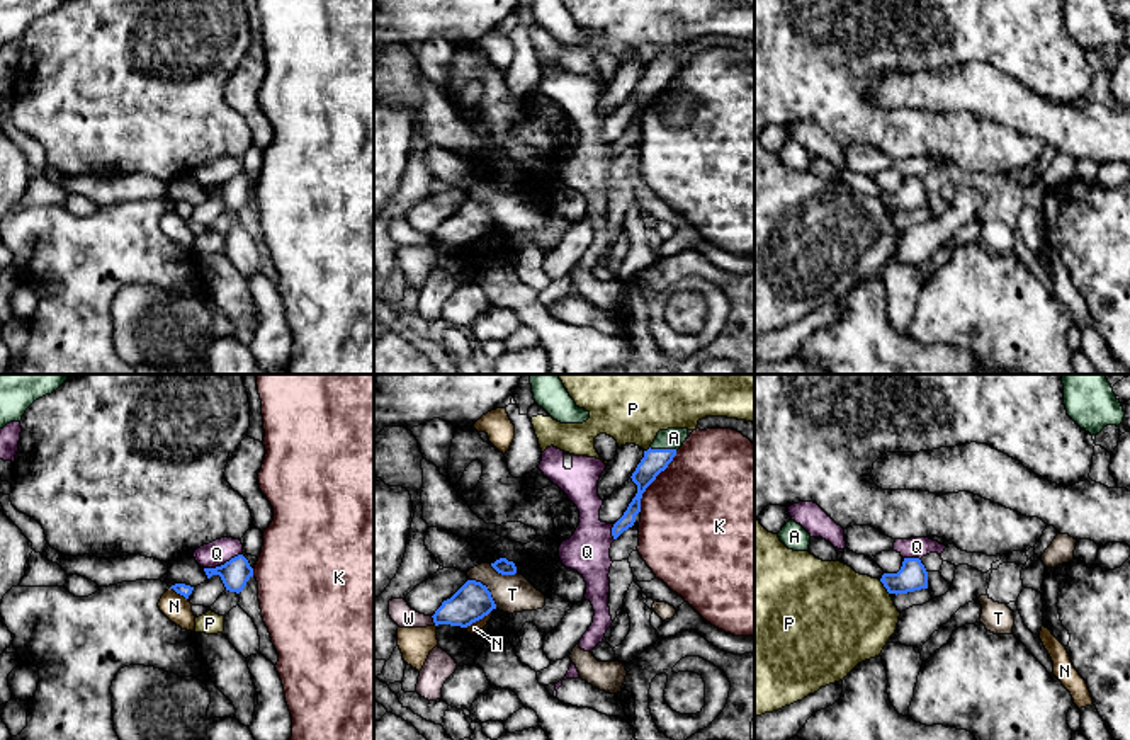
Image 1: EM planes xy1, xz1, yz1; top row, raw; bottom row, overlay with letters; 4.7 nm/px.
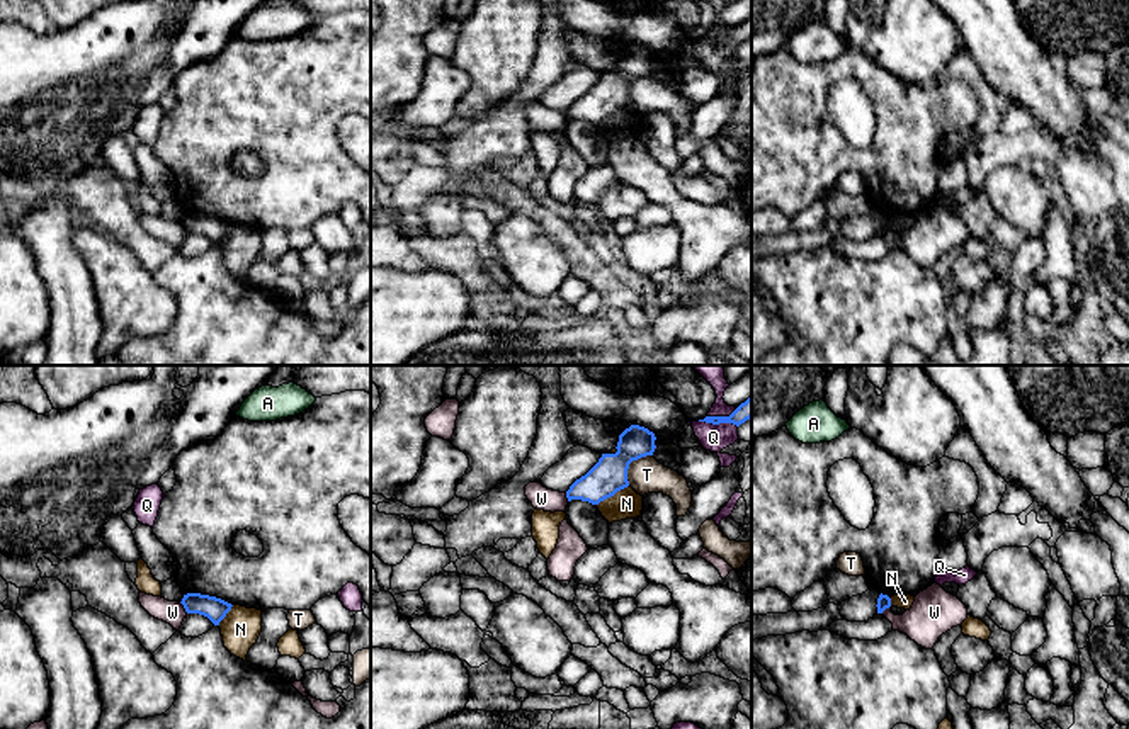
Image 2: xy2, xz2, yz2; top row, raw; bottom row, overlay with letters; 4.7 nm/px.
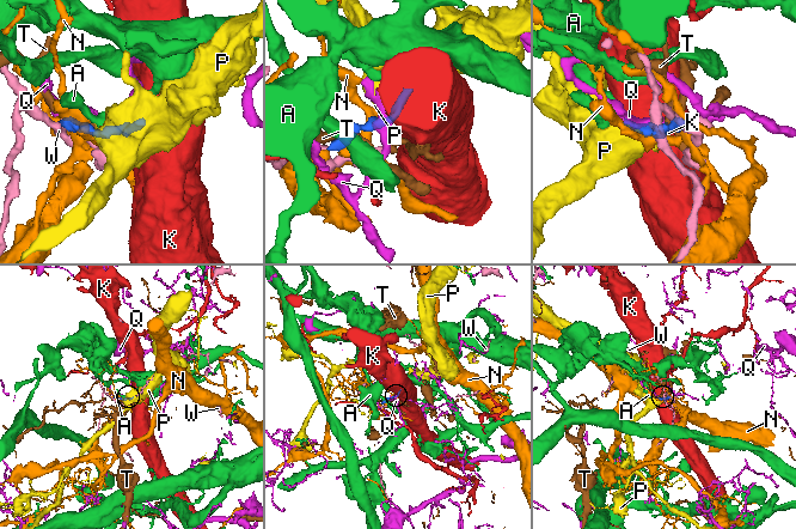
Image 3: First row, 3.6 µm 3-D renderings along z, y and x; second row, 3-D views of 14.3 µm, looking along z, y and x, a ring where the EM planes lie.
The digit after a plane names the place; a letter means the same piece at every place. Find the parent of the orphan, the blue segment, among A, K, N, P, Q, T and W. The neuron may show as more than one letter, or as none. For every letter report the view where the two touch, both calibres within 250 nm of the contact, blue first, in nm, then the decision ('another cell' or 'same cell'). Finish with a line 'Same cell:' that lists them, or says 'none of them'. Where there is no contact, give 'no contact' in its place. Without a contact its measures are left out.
A: meets blue in xz1; 120 nm thick on the blue side, 100 nm on the other; same cell
K: meets blue in xz1; 120 nm thick on the blue side, 500 nm on the other; another cell
N: meets blue in xz2; 170 nm thick on the blue side, 140 nm on the other; another cell
P: meets blue in yz1; 140 nm thick on the blue side, 440 nm on the other; another cell
Q: meets blue in xy1; 140 nm thick on the blue side, 120 nm on the other; another cell
T: meets blue in xz2; 170 nm thick on the blue side, 170 nm on the other; another cell
W: meets blue in xy2; 110 nm thick on the blue side, 110 nm on the other; another cell
Same cell: A

